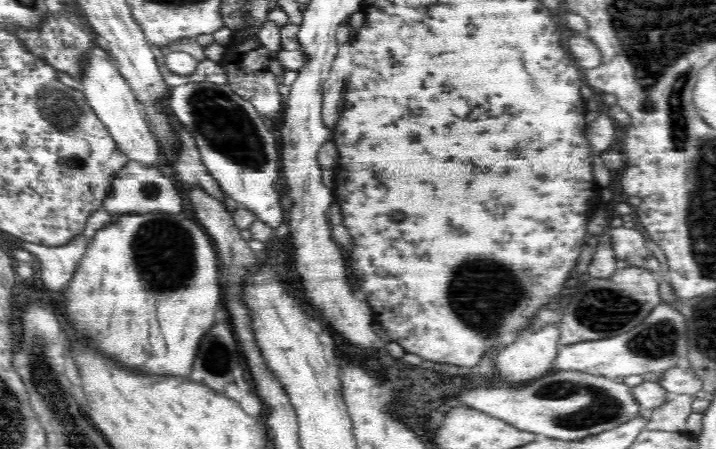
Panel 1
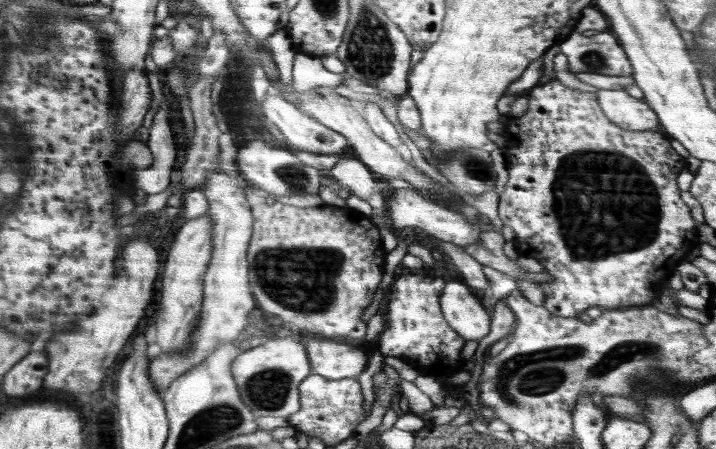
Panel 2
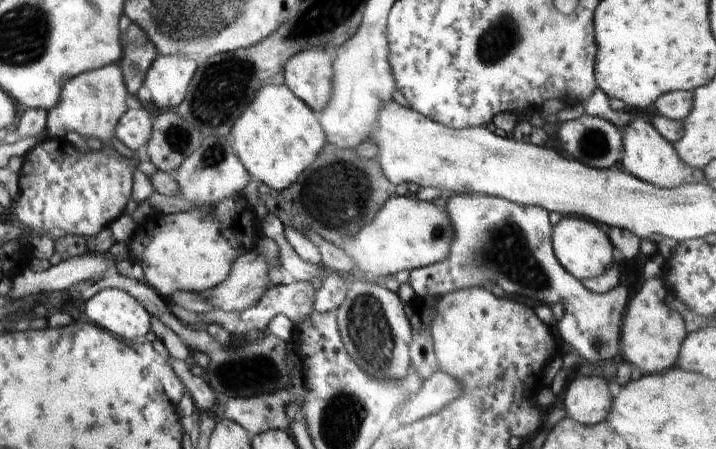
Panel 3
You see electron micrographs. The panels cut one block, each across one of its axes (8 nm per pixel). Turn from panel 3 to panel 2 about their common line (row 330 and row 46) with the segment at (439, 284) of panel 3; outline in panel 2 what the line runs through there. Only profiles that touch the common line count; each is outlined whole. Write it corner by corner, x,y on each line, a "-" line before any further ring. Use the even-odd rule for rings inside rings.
608,30
598,31
592,36
584,36
582,33
572,31
568,40
562,42
560,52
568,56
570,62
569,71
572,73
596,73
604,76
631,76
631,64
626,57
624,49
619,43
618,37

